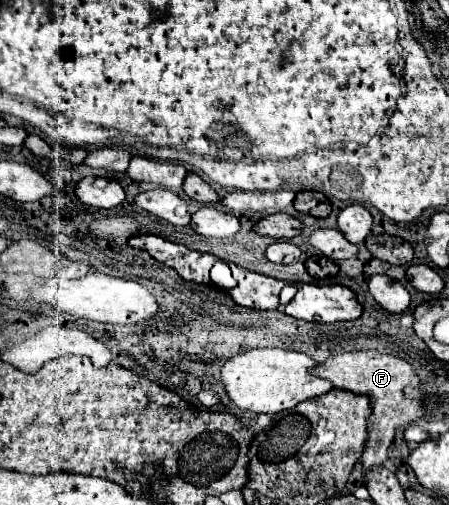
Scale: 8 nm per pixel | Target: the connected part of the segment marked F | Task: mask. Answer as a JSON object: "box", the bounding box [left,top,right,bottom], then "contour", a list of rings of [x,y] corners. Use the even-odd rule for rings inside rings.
{"box":[311,350,423,468],"contour":[[[359,350],[359,352],[343,352],[329,356],[325,362],[311,368],[311,374],[325,378],[333,384],[333,388],[351,390],[355,394],[365,394],[371,400],[371,416],[367,420],[367,444],[361,456],[363,468],[381,466],[387,460],[389,444],[395,436],[395,430],[399,426],[407,426],[409,422],[415,422],[423,416],[423,402],[417,400],[405,400],[403,388],[405,386],[419,386],[419,376],[413,372],[411,364],[403,358],[379,354],[375,350]]]}

